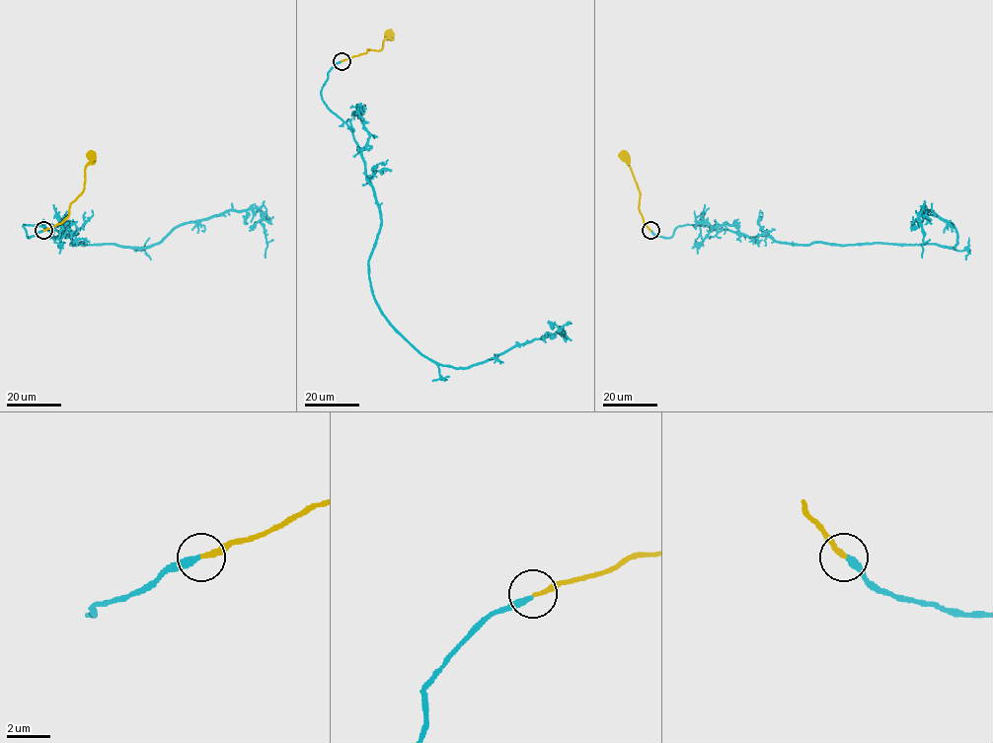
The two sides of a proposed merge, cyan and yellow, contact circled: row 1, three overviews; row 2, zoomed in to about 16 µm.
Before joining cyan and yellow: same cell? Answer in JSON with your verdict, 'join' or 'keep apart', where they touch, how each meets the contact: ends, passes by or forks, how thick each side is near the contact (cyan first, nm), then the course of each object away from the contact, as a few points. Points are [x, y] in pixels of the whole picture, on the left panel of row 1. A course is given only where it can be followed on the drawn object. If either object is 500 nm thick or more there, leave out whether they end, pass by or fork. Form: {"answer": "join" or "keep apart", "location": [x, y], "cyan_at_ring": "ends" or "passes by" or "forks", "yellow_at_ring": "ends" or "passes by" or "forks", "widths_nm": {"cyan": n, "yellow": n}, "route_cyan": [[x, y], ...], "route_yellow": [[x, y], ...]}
{"answer": "keep apart", "location": [43, 230], "cyan_at_ring": "ends", "yellow_at_ring": "ends", "widths_nm": {"cyan": 320, "yellow": 200}, "route_cyan": [[42, 231], [28, 238], [23, 226], [83, 244], [71, 245], [149, 247], [184, 224], [256, 208], [266, 258]], "route_yellow": [[42, 231], [60, 224], [68, 215], [69, 204], [83, 190], [91, 150]]}

